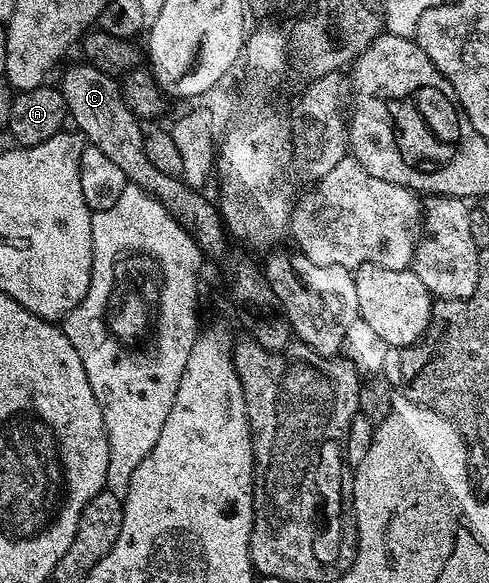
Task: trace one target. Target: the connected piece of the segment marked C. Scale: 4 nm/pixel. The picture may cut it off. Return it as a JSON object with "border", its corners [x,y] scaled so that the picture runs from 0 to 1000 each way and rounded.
{"border":[[[162,105],[162,108],[145,113],[131,125],[125,141],[121,141],[121,151],[131,166],[135,192],[147,213],[151,208],[155,213],[151,216],[160,221],[160,226],[166,228],[184,247],[202,252],[215,266],[225,268],[225,271],[249,288],[258,312],[299,326],[321,343],[333,346],[339,357],[352,360],[360,370],[366,370],[391,395],[403,412],[403,419],[425,443],[427,439],[440,444],[460,443],[468,431],[468,420],[464,417],[466,405],[456,388],[446,353],[438,346],[436,350],[427,348],[415,336],[407,334],[411,331],[405,326],[387,321],[372,305],[335,298],[333,293],[325,292],[325,286],[301,269],[294,242],[297,228],[292,220],[288,221],[286,218],[290,213],[280,199],[272,196],[262,178],[252,172],[249,151],[241,137],[229,127],[215,125],[176,105]]]}

